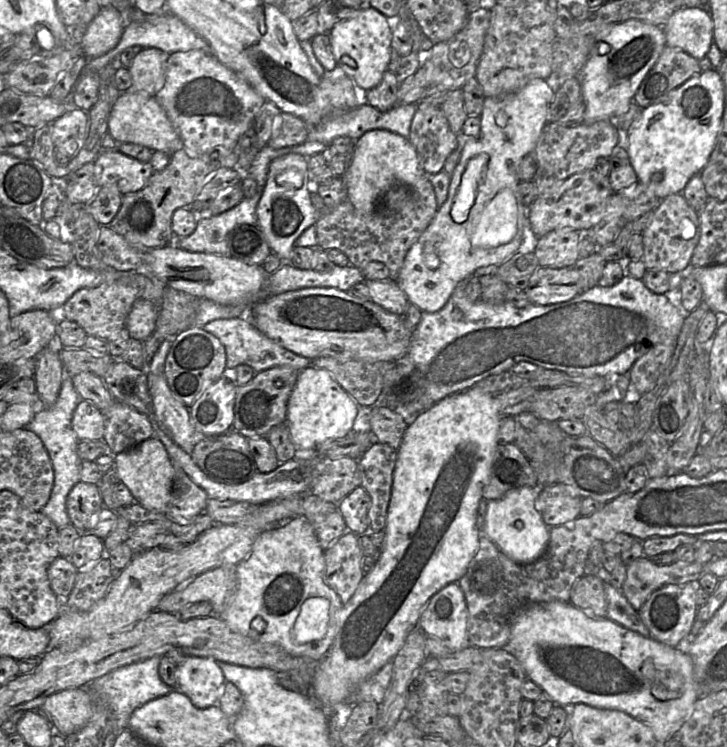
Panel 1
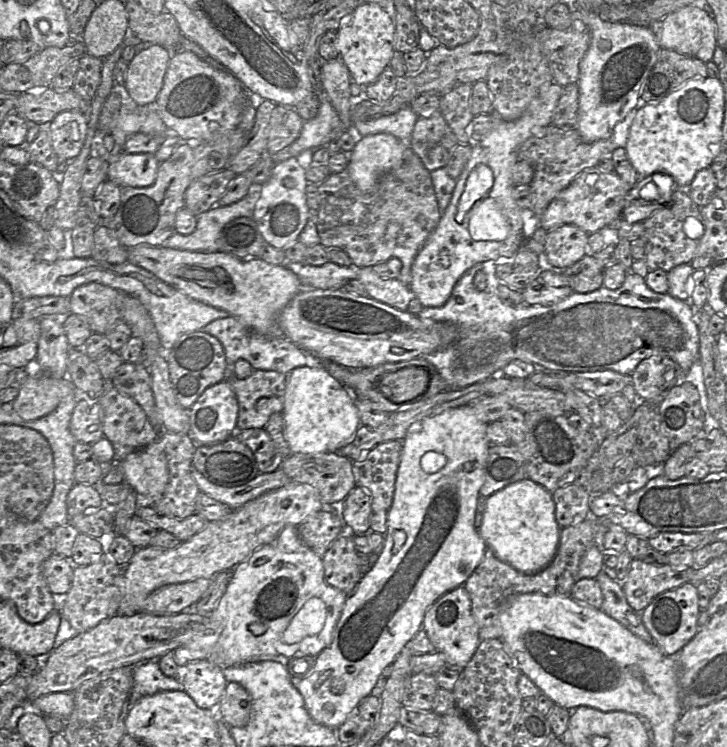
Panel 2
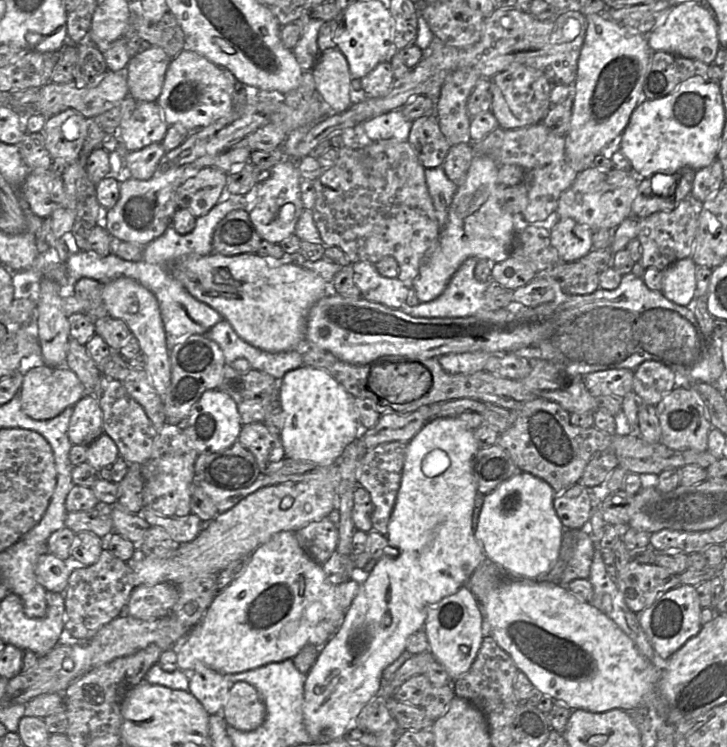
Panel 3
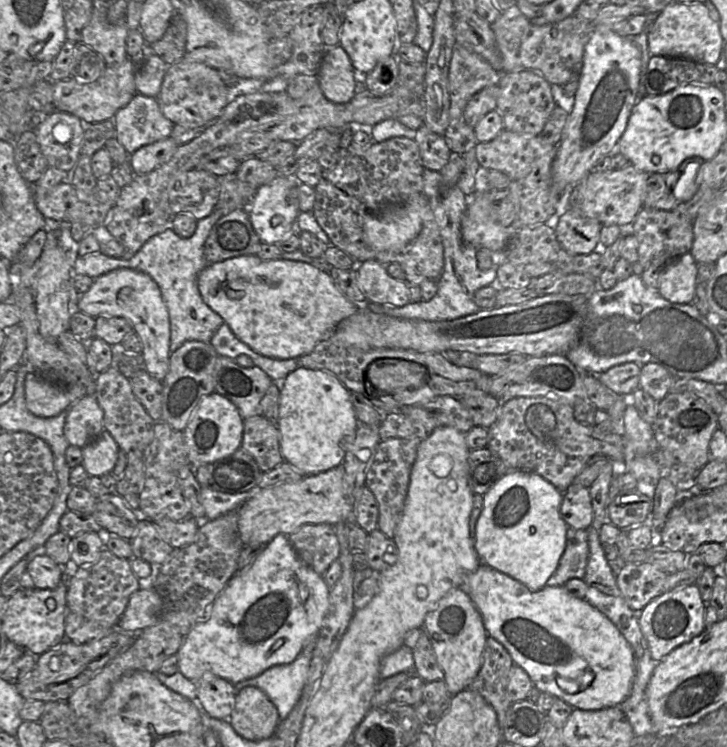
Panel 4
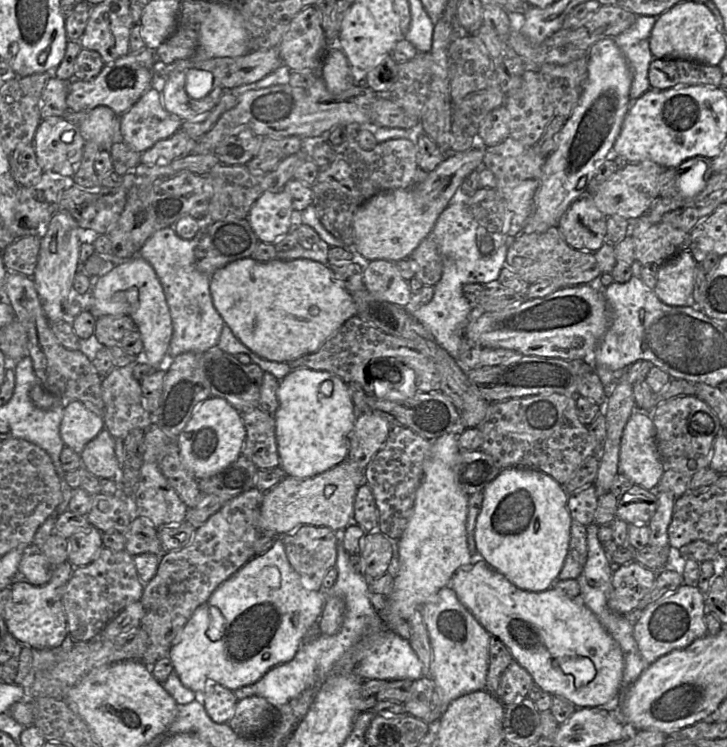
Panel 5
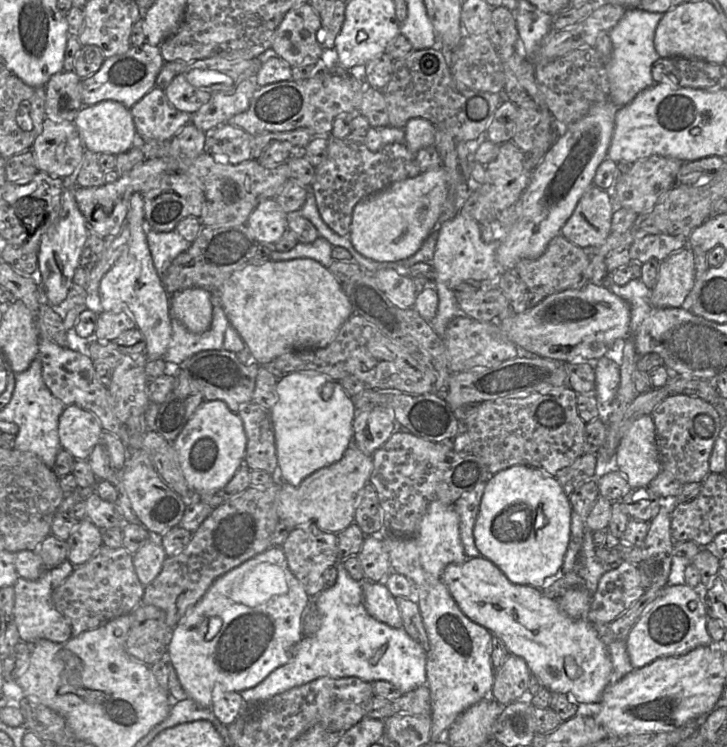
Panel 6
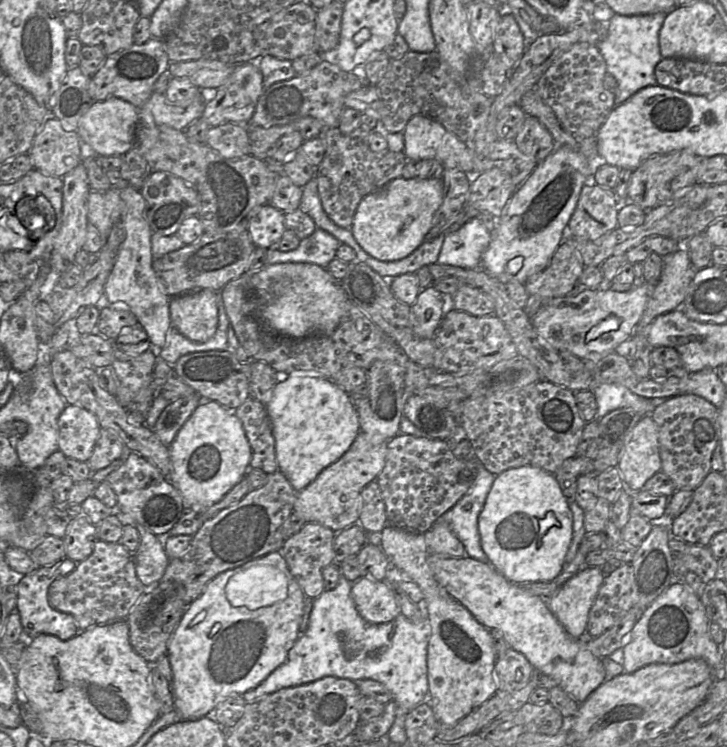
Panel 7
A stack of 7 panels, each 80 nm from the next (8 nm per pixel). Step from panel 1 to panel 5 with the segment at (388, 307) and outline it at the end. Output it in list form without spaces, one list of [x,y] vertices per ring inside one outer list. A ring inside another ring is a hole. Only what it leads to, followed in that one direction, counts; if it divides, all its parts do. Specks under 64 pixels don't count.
[[[370,261],[363,270],[363,283],[378,298],[401,307],[405,307],[412,296],[408,281],[401,277],[391,261]]]

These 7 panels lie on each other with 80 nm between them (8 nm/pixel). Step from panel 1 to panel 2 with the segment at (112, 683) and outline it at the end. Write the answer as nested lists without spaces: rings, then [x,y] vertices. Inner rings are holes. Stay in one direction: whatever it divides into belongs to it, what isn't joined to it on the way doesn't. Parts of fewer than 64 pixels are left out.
[[[149,660],[133,666],[133,686],[130,695],[130,706],[142,697],[160,691],[183,691],[184,685],[177,677],[165,676],[157,660]]]

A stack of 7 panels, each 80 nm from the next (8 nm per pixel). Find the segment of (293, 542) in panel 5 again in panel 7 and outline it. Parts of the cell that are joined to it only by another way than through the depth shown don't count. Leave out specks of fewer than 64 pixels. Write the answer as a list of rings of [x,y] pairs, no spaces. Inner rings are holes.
[[[307,522],[301,529],[284,541],[281,554],[287,567],[306,597],[315,599],[324,592],[322,570],[334,563],[333,543],[335,532],[316,522]]]

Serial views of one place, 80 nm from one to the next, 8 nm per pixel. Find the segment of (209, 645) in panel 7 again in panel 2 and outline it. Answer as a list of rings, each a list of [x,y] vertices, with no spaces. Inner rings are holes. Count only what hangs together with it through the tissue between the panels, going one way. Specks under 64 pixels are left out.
[[[293,525],[285,526],[272,543],[258,548],[246,560],[238,564],[232,570],[231,579],[225,593],[220,598],[216,608],[209,614],[212,620],[219,626],[219,639],[215,646],[211,650],[192,650],[185,647],[176,648],[173,651],[174,661],[177,666],[181,668],[190,662],[209,660],[223,669],[225,667],[256,663],[266,660],[286,661],[298,655],[310,655],[317,657],[331,643],[333,632],[347,598],[348,595],[346,593],[326,583],[324,578],[323,560],[302,542],[298,534],[298,527]]]

